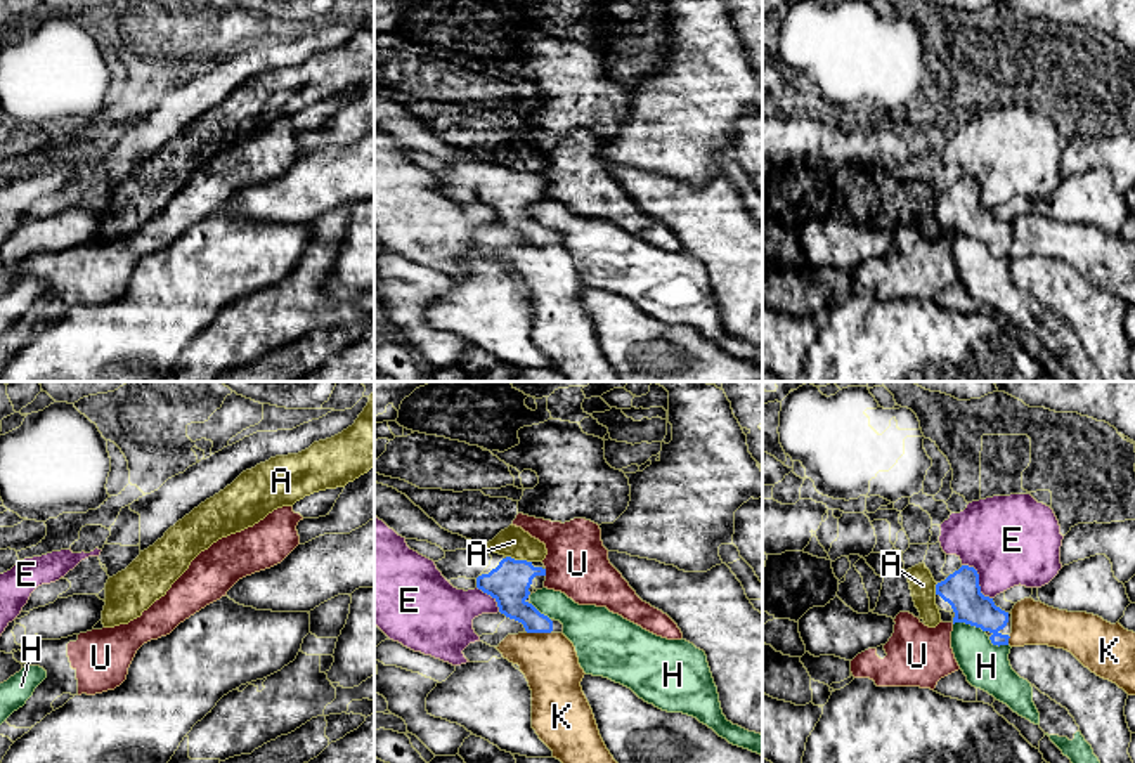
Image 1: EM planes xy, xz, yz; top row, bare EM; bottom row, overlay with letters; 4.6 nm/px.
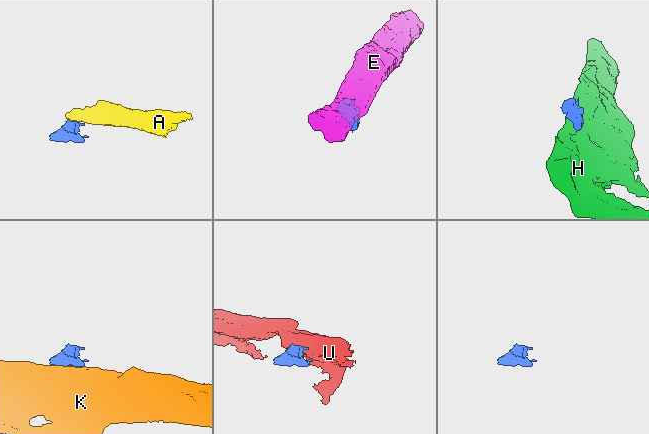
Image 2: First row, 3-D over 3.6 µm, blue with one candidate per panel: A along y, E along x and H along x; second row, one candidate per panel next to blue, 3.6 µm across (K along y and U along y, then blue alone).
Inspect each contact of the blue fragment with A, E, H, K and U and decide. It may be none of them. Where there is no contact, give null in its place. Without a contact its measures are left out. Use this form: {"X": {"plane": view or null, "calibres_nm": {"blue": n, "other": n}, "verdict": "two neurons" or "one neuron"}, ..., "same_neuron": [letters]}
{"A": {"plane": "xz", "calibres_nm": {"blue": 190, "other": 140}, "verdict": "two neurons"}, "E": {"plane": "yz", "calibres_nm": {"blue": 170, "other": 420}, "verdict": "two neurons"}, "H": {"plane": "yz", "calibres_nm": {"blue": 170, "other": 220}, "verdict": "two neurons"}, "K": {"plane": "xz", "calibres_nm": {"blue": 180, "other": 260}, "verdict": "two neurons"}, "U": {"plane": "xz", "calibres_nm": {"blue": 190, "other": 300}, "verdict": "two neurons"}, "same_neuron": []}

